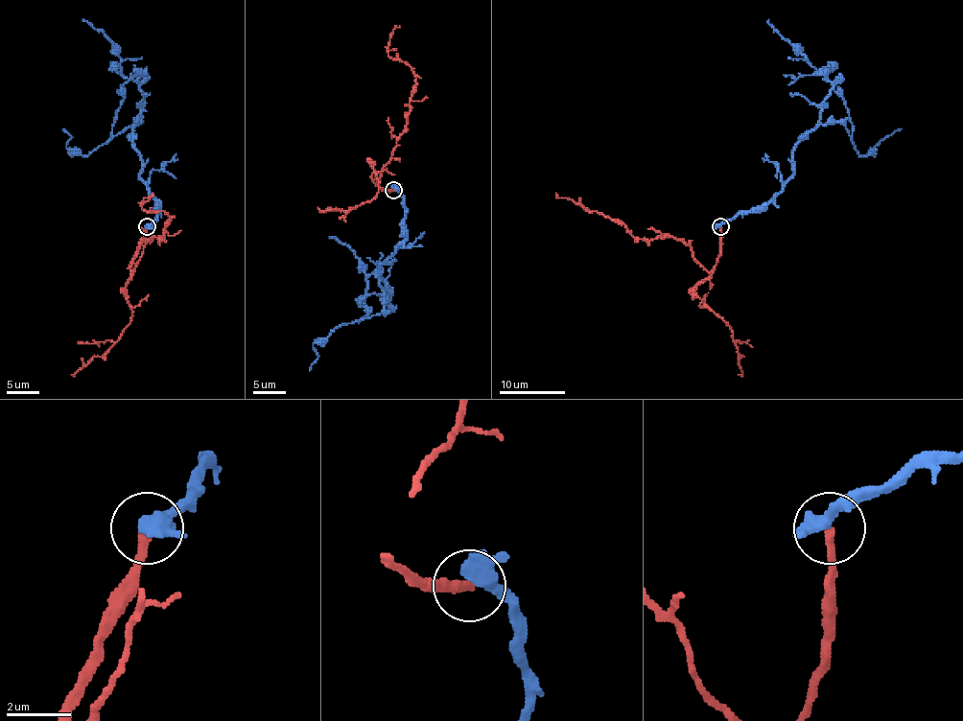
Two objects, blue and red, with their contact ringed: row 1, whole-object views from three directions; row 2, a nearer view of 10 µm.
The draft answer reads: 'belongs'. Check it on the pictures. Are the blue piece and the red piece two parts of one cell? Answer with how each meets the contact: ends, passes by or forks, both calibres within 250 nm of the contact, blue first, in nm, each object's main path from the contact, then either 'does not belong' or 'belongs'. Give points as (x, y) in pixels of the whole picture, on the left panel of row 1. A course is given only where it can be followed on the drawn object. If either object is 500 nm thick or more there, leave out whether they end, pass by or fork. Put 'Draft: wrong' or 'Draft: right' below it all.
blue passes by; red ends; calibres 460 and 280 nm; course blue (147, 227), (156, 219), (158, 200), (140, 174), (133, 142), (145, 96), (120, 73), (119, 49), (82, 19); course red (147, 227), (131, 271), (150, 237), (161, 240), (169, 222), (163, 211), (141, 207), (152, 193); does not belong
Draft: wrong

